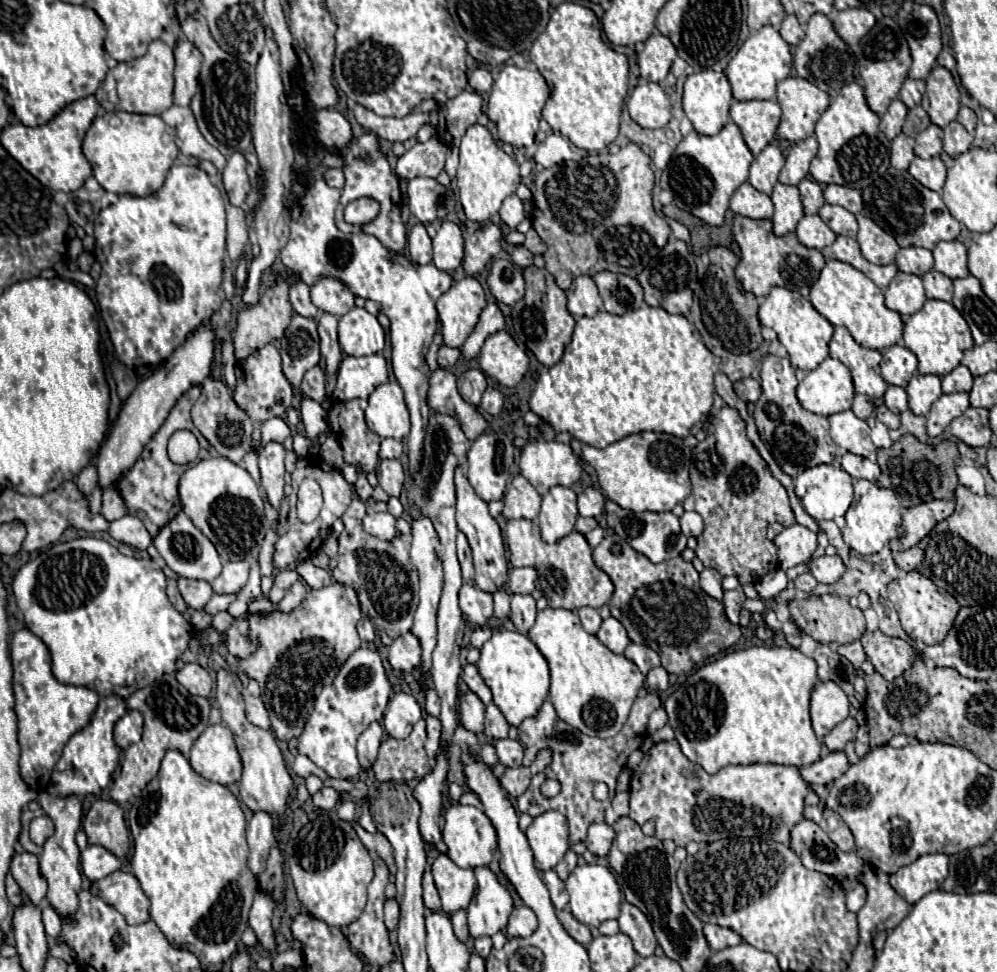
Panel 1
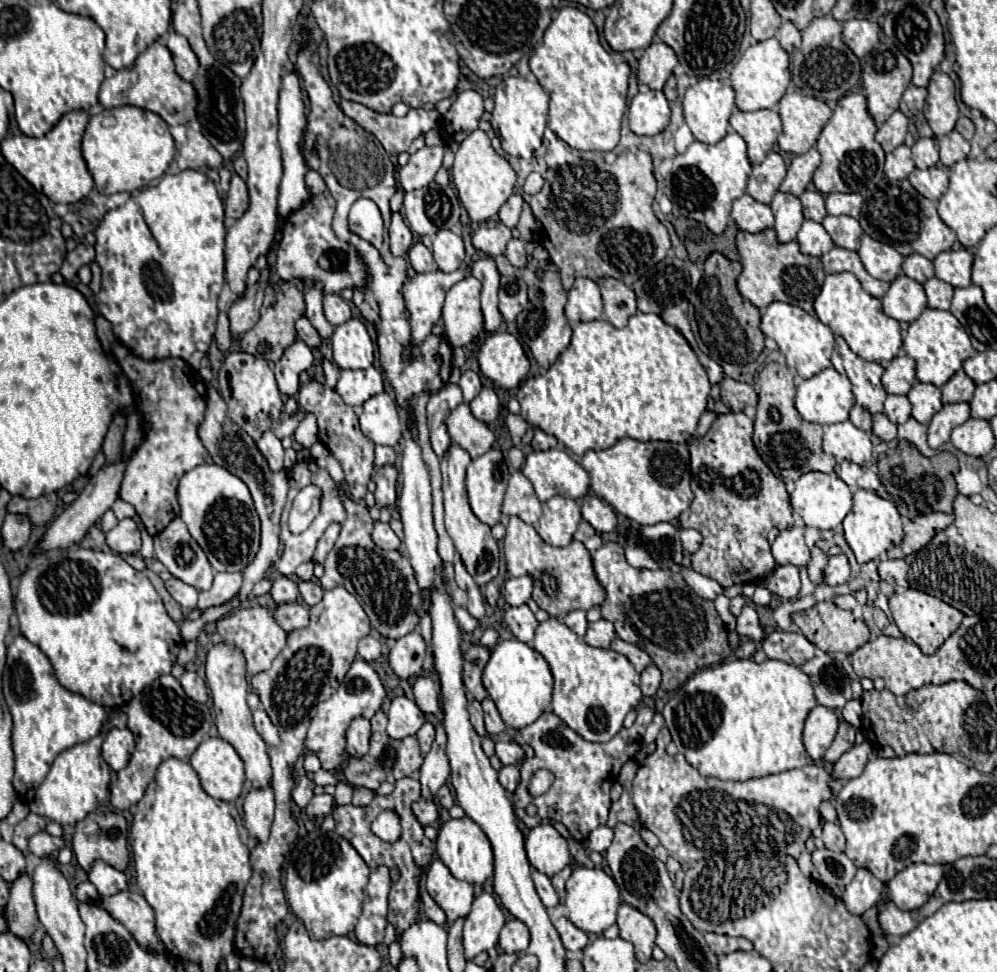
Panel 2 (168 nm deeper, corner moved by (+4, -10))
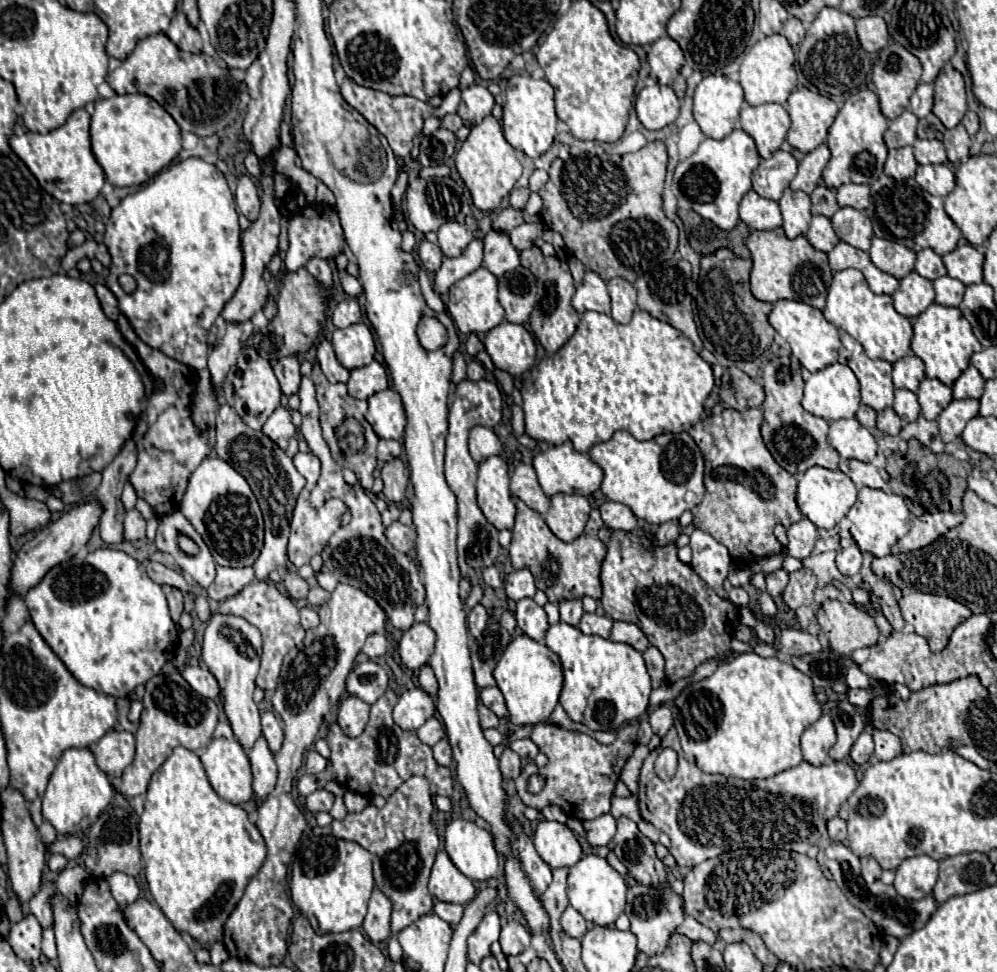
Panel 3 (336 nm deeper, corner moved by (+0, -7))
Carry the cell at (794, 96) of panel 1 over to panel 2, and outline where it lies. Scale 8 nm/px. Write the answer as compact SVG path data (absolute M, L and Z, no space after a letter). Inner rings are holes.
M786 93L778 103L778 113L784 125L778 145L794 155L802 155L816 145L822 127L832 115L824 101L800 93Z

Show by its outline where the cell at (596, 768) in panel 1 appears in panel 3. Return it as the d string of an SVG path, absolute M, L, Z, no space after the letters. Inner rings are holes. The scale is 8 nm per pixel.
M544 720L534 724L530 732L530 740L540 748L542 754L548 756L548 764L544 768L538 768L534 762L524 766L522 774L516 778L516 790L522 802L536 810L542 810L546 806L558 806L564 810L566 816L586 822L610 812L610 798L614 794L614 784L620 778L620 772L626 760L632 756L638 744L638 724L622 726L618 730L616 740L604 746L604 744L598 744L588 734L582 734L576 730L564 730L558 724ZM532 774L546 776L546 786L540 794L528 794L526 790L526 780Z

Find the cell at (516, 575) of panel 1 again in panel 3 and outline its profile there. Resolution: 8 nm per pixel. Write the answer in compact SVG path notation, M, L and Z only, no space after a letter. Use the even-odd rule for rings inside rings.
M524 568L524 570L516 570L506 578L506 594L510 600L518 602L522 598L532 598L536 592L534 586L534 576Z

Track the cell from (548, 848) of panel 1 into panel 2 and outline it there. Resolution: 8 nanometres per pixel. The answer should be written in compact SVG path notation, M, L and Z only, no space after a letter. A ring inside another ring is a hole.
M550 823L530 829L526 837L526 853L530 865L540 869L548 877L560 873L572 861L566 839Z

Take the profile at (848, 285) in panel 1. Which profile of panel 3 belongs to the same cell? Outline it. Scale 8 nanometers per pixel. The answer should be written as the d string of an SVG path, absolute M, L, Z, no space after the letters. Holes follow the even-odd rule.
M848 268L842 272L834 272L834 278L832 278L832 284L828 290L828 298L826 298L824 318L830 324L834 324L836 328L848 332L854 340L858 340L868 358L882 358L888 362L896 362L912 353L910 348L912 324L910 324L910 320L894 310L890 296L874 294L868 288L860 270Z

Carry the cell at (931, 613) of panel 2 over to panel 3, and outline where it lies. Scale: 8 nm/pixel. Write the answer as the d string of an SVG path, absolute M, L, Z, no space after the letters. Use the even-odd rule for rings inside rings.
M910 592L908 596L902 596L898 604L904 620L914 626L916 634L928 640L932 652L944 650L952 630L972 616L964 604L948 596L924 592Z

